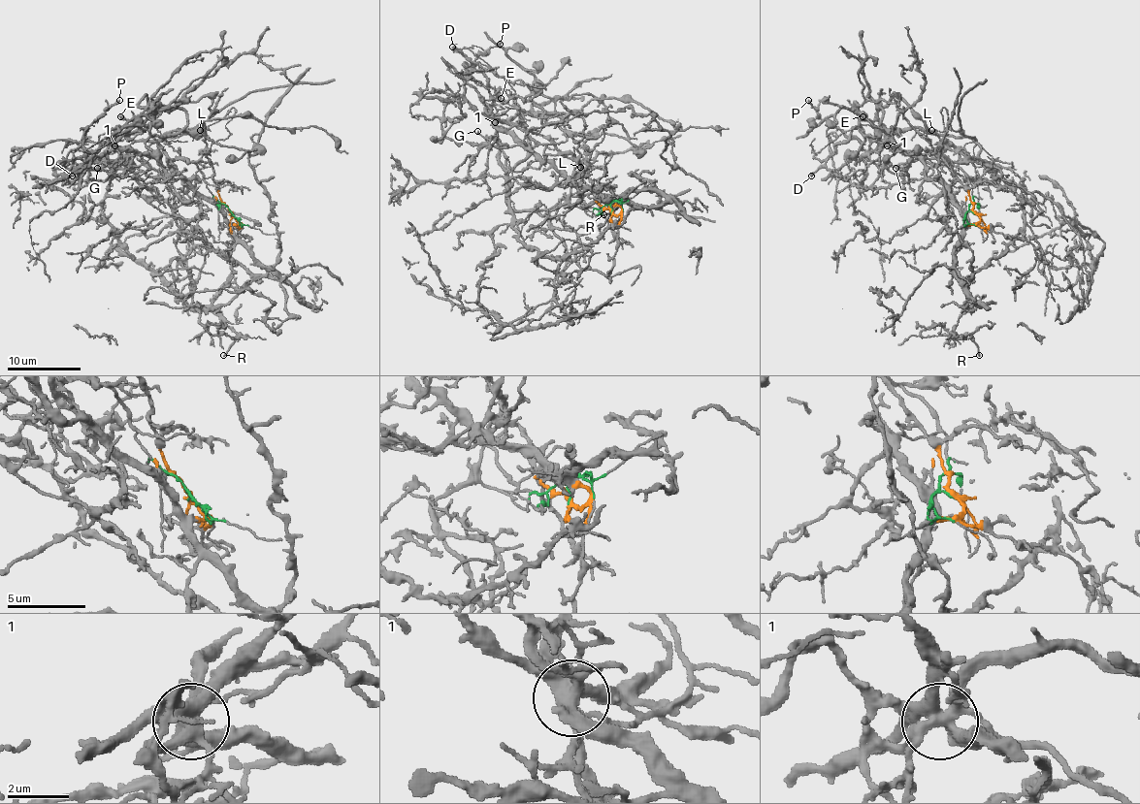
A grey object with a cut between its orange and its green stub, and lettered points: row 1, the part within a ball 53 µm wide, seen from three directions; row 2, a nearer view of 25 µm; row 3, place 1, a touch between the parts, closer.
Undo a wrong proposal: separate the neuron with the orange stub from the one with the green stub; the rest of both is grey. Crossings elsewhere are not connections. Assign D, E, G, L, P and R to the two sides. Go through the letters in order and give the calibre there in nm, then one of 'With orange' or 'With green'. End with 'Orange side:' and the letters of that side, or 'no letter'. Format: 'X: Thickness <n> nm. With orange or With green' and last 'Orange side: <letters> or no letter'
D: Thickness 240 nm. With orange
E: Thickness 220 nm. With orange
G: Thickness 150 nm. With orange
L: Thickness 90 nm. With green
P: Thickness 240 nm. With orange
R: Thickness 190 nm. With orange
Orange side: D, E, G, P, R

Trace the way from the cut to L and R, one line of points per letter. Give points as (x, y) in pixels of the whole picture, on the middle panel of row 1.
L: (611, 209), (588, 207), (573, 187), (545, 216), (538, 212), (586, 185), (578, 176), (580, 167)
R: (611, 209), (632, 189), (665, 198), (637, 207), (582, 204), (582, 192), (605, 189), (617, 206), (604, 214)

